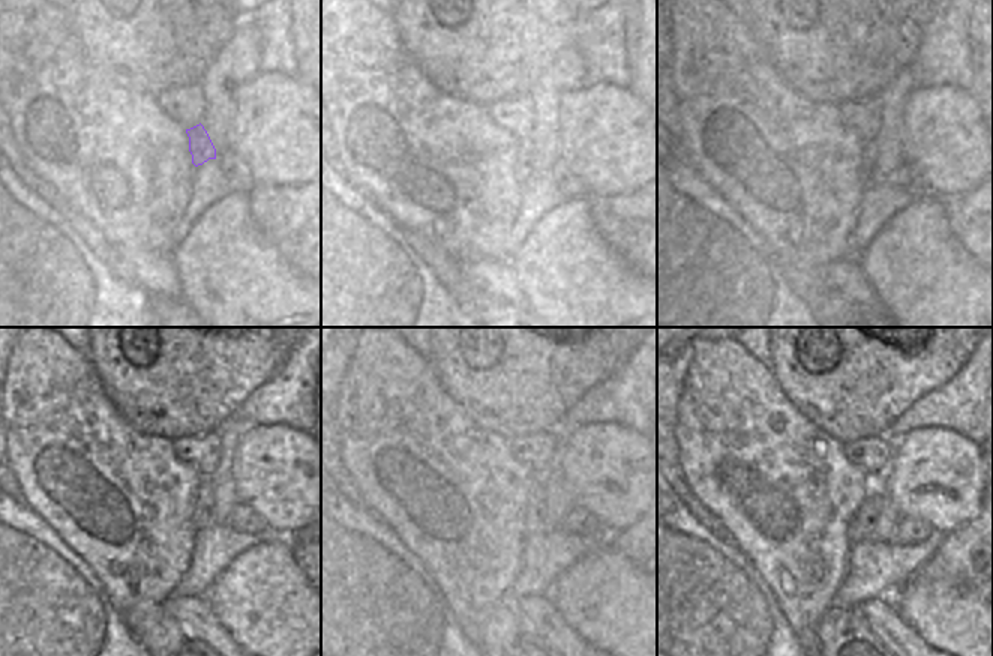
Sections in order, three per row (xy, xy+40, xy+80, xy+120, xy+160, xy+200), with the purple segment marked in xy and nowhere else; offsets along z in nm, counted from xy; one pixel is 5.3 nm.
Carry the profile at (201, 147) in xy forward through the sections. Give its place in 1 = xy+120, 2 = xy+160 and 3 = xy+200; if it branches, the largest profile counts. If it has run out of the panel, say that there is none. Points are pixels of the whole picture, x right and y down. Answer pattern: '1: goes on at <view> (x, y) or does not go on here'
1: goes on at xy+120 (203, 508)
2: goes on at xy+160 (536, 517)
3: goes on at xy+200 (861, 527)

